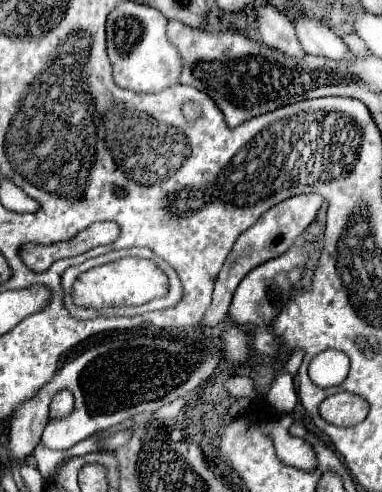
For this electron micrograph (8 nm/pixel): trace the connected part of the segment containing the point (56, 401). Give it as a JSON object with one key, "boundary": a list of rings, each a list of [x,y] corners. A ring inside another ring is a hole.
{"boundary":[[[60,390],[50,404],[50,418],[64,418],[74,410],[74,398],[68,390]]]}

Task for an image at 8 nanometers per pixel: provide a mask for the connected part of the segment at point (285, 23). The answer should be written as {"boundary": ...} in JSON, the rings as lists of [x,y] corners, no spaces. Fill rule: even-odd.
{"boundary":[[[272,4],[258,6],[256,30],[258,30],[262,42],[268,44],[270,48],[274,48],[286,56],[294,56],[294,58],[306,56],[302,44],[296,38],[290,18],[284,12],[278,12]]]}

